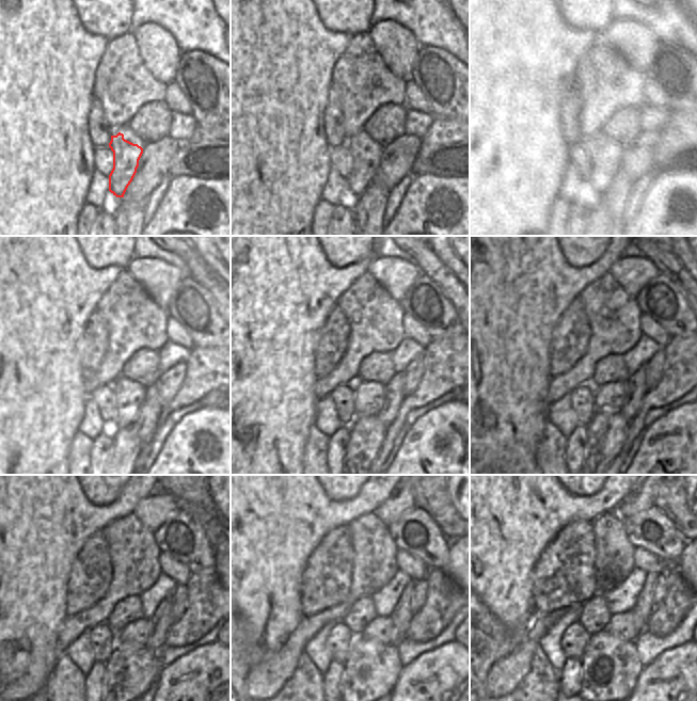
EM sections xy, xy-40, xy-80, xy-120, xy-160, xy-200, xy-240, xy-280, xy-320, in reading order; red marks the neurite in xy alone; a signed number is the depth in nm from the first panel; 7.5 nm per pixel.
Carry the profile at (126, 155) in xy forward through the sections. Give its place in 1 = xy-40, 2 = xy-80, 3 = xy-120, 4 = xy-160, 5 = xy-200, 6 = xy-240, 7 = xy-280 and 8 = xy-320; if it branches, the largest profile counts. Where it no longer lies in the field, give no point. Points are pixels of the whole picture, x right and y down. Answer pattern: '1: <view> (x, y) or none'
1: xy-40 (366, 155)
2: xy-80 (605, 156)
3: xy-120 (129, 396)
4: xy-160 (368, 396)
5: xy-200 (610, 396)
6: xy-240 (137, 633)
7: xy-280 (380, 627)
8: xy-320 (623, 625)

